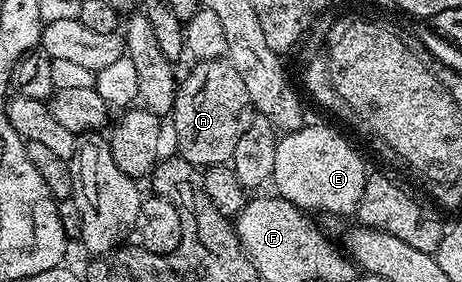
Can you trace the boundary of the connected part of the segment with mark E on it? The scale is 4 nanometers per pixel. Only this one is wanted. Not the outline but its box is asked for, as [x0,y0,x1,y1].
[270,124,369,216]

